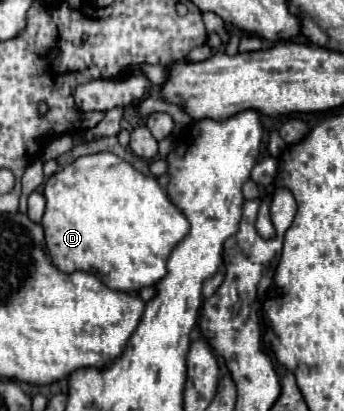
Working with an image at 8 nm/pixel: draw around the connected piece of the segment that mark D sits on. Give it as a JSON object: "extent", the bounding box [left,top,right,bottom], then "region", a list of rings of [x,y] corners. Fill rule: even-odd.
{"extent":[42,153,190,293],"region":[[[96,153],[78,157],[48,177],[44,185],[46,211],[42,227],[52,263],[64,271],[92,271],[108,289],[132,293],[142,287],[156,285],[166,275],[166,259],[174,245],[190,231],[188,219],[170,203],[162,187],[152,175],[136,171],[128,161],[114,153]]]}

